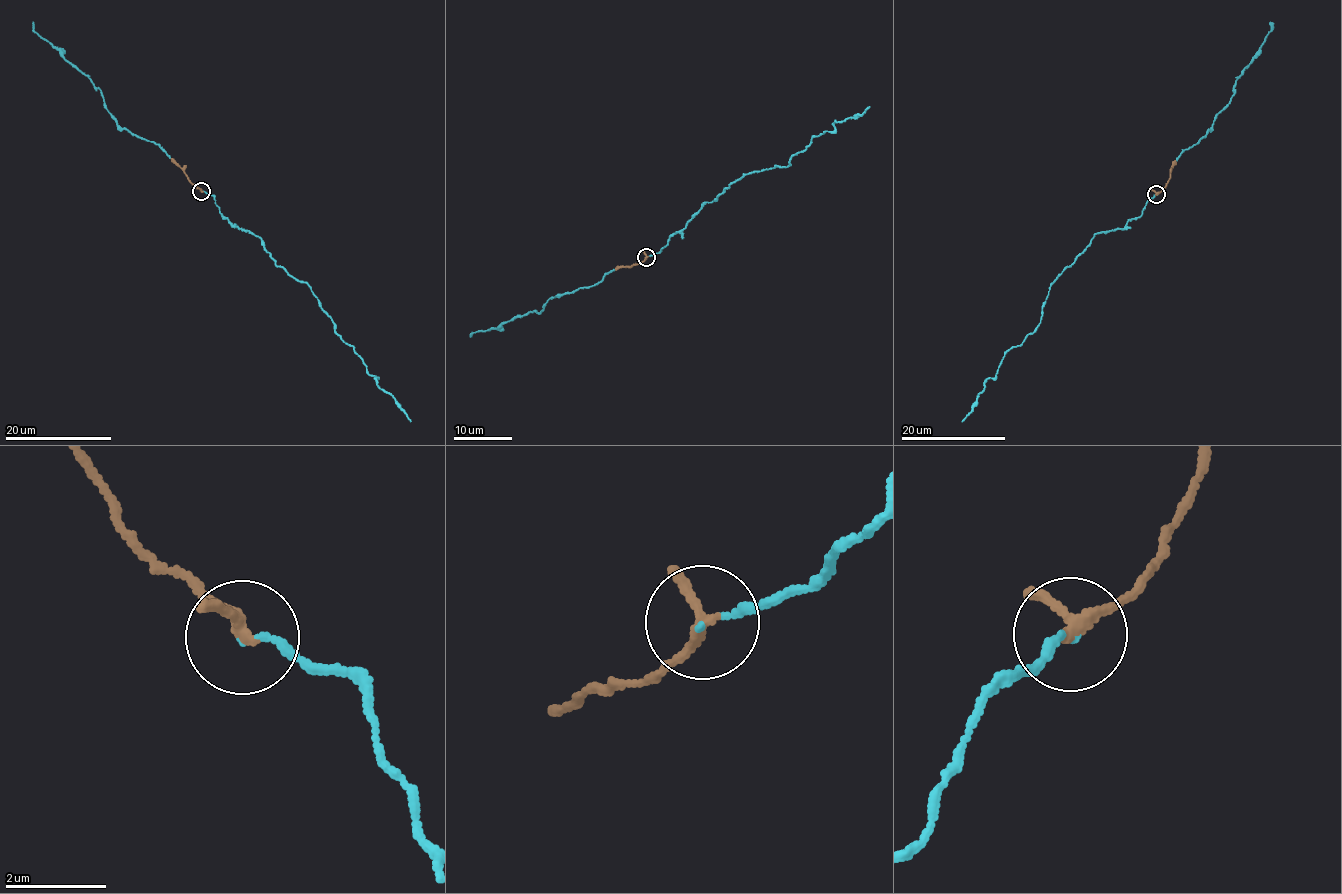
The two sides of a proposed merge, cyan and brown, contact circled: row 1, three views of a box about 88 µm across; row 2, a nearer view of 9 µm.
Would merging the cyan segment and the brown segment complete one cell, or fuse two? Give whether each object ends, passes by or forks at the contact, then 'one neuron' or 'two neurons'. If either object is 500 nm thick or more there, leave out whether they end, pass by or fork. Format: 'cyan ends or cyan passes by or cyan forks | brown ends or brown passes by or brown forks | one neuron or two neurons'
cyan ends | brown passes by | one neuron

